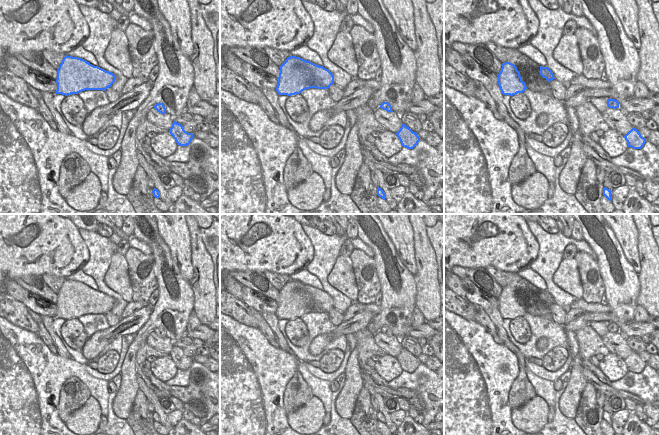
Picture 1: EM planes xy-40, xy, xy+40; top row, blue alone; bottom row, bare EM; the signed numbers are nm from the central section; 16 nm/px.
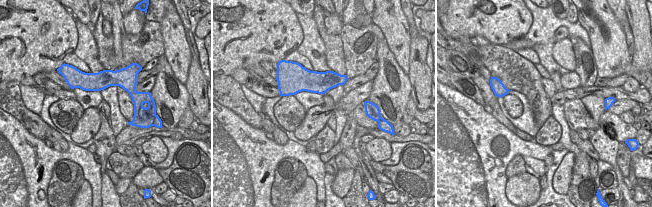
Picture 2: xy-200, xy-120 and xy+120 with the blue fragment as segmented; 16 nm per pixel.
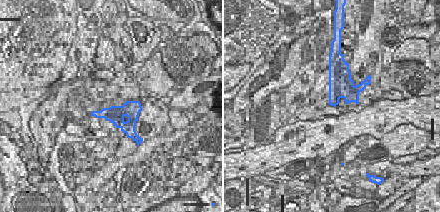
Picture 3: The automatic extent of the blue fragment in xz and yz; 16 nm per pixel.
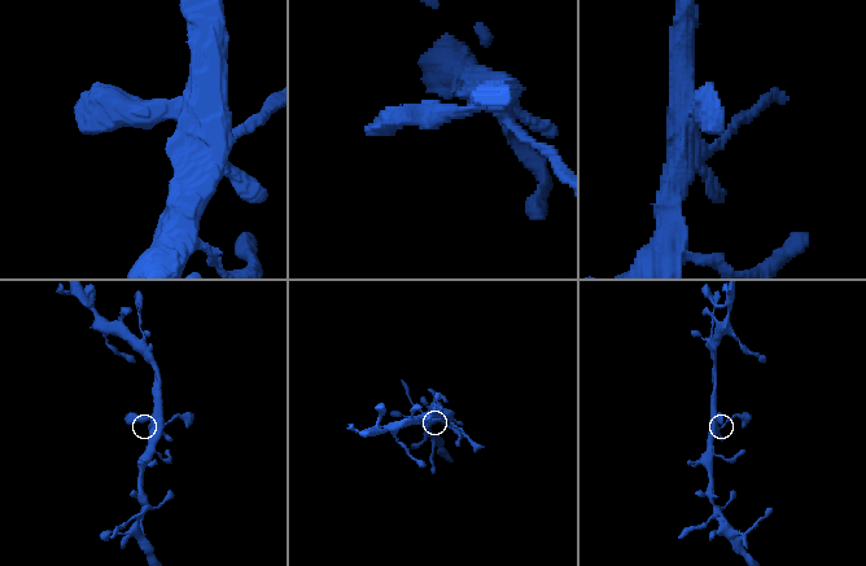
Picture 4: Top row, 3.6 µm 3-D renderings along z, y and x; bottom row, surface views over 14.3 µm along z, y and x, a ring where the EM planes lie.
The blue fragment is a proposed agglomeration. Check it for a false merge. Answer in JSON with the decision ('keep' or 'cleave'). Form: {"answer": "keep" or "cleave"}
{"answer": "keep"}

